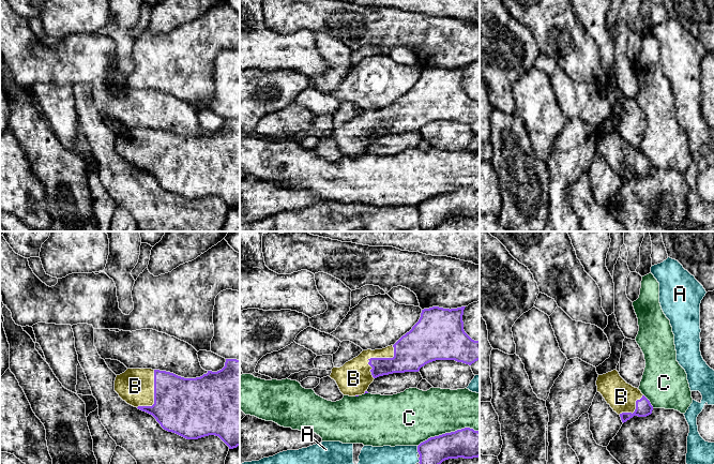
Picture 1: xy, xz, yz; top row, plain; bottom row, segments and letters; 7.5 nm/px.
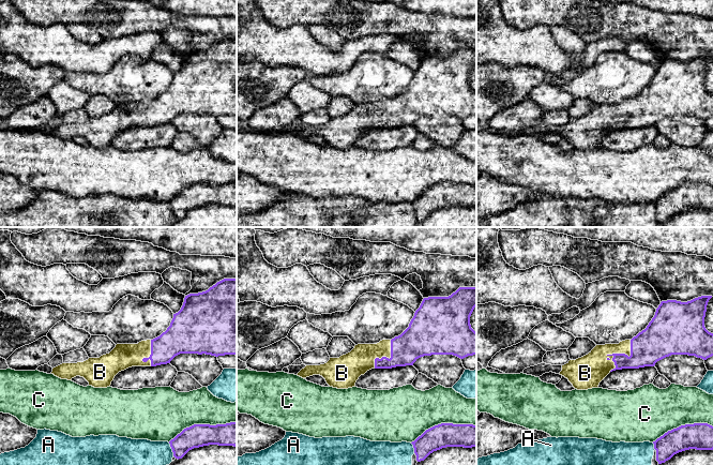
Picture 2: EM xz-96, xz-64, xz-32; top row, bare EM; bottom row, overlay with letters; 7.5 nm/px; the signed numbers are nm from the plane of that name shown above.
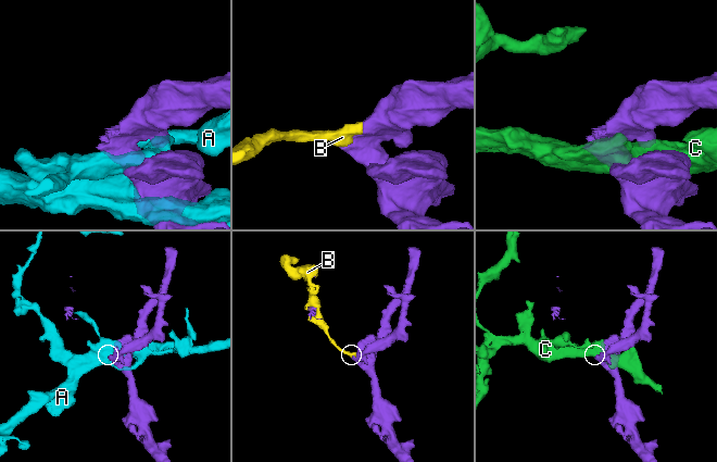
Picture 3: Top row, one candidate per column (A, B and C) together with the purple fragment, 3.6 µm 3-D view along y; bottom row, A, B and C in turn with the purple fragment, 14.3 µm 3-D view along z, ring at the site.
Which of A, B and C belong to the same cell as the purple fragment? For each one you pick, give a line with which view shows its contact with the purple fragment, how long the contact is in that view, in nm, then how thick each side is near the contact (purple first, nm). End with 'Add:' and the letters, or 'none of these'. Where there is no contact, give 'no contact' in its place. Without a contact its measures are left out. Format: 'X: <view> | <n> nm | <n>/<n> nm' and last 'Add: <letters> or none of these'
B: xz | 300 nm | 240/260 nm
Add: B

